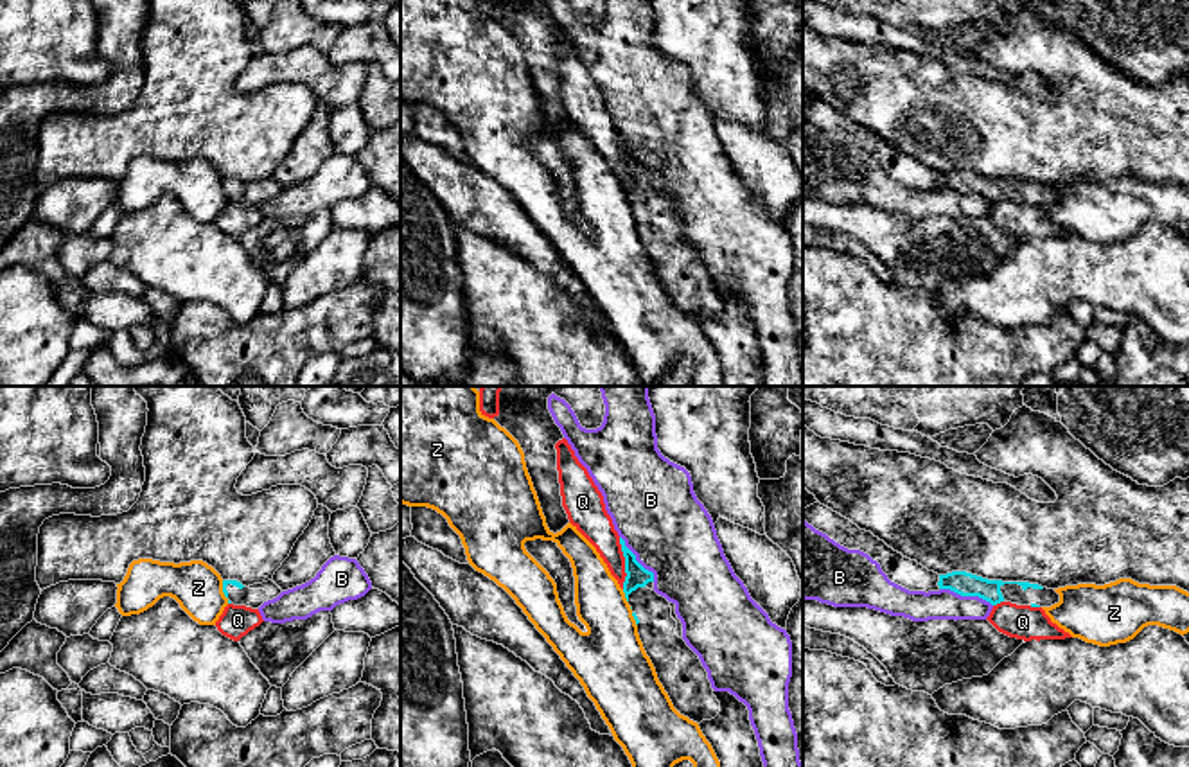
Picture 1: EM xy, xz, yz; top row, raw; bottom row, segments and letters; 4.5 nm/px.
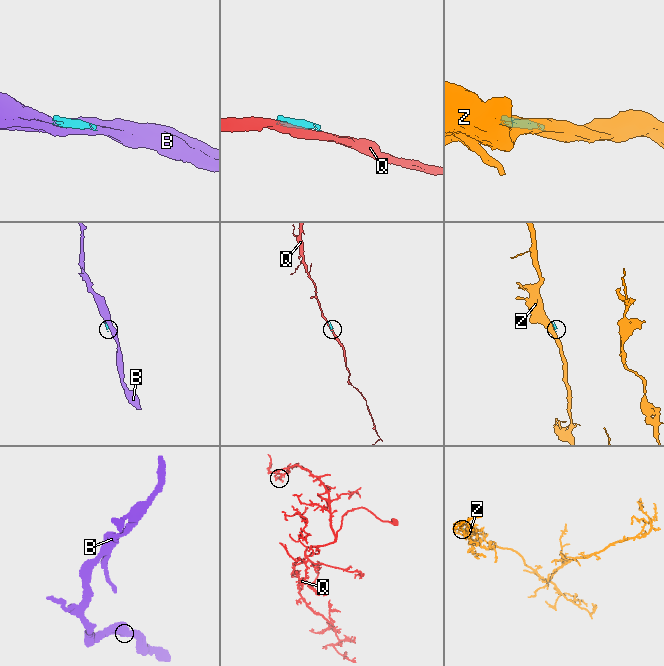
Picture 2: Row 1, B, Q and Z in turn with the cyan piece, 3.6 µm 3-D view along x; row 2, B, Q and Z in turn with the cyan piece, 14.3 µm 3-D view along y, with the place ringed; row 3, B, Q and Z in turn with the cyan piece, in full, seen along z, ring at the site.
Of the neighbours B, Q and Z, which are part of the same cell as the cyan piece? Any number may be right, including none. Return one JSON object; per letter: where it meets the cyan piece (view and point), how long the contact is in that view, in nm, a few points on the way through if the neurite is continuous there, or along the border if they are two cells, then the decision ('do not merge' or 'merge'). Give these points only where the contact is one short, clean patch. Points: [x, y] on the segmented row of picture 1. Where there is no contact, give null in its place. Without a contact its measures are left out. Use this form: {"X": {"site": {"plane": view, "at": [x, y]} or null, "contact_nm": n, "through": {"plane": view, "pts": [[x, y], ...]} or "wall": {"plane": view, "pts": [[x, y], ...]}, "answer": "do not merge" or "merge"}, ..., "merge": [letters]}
{"B": {"site": {"plane": "yz", "at": [967, 595]}, "contact_nm": 260, "answer": "do not merge"}, "Q": {"site": {"plane": "xz", "at": [625, 563]}, "contact_nm": 240, "answer": "do not merge"}, "Z": {"site": {"plane": "xz", "at": [625, 597]}, "contact_nm": 70, "answer": "do not merge"}, "merge": []}

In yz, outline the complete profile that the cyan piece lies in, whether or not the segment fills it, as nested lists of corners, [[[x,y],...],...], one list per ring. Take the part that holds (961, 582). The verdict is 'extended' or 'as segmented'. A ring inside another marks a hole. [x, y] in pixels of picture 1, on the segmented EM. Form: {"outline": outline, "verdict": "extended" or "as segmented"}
{"outline": [[[966,571],[939,575],[938,586],[961,596],[979,596],[991,605],[1011,602],[1017,605],[1051,607],[1060,602],[1060,595],[1054,589],[1038,584],[988,580]]], "verdict": "extended"}

